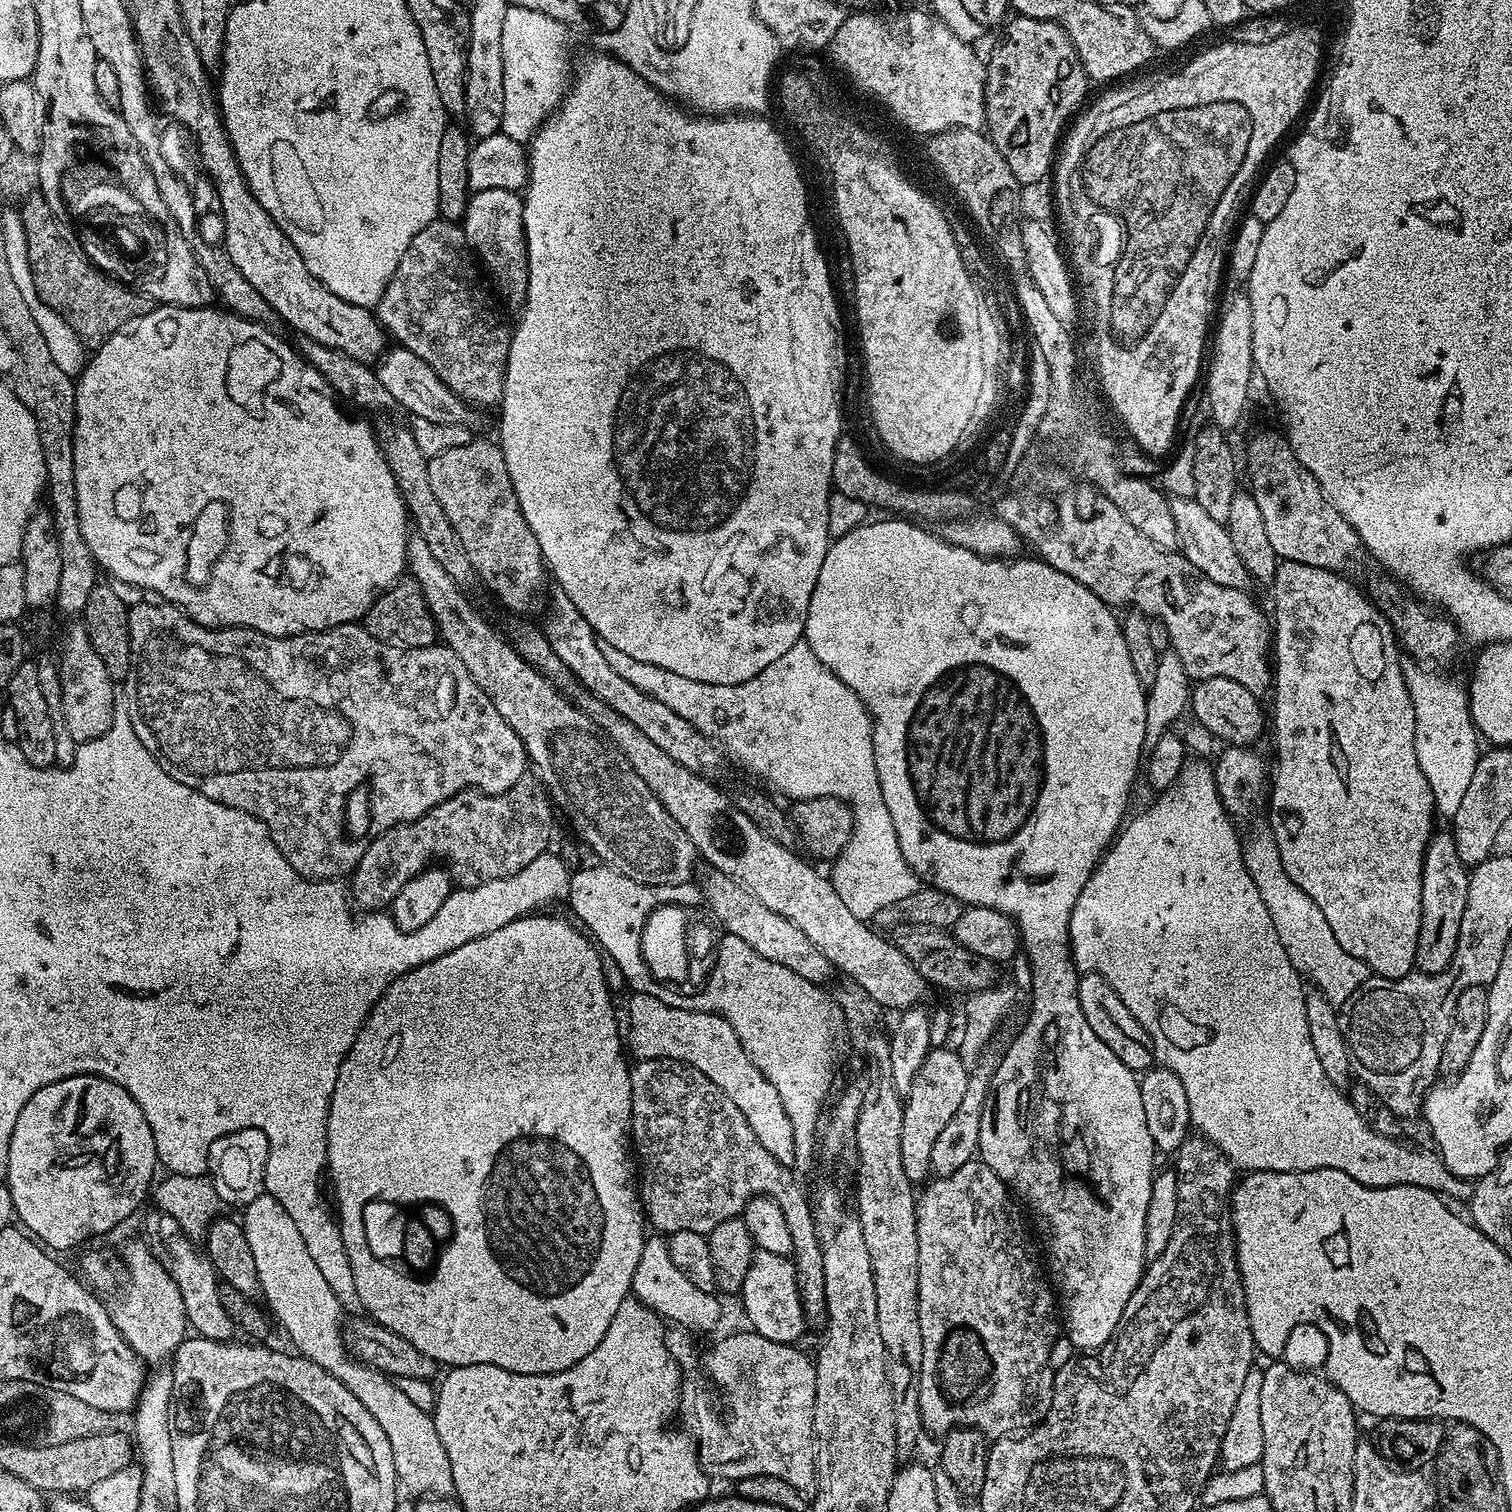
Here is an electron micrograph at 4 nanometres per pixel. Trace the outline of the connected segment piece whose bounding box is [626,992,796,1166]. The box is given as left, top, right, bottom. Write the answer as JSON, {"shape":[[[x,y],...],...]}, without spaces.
{"shape":[[[632,992],[628,1000],[628,1024],[626,1020],[626,1044],[636,1060],[681,1060],[706,1074],[738,1110],[750,1122],[750,1130],[774,1154],[778,1163],[785,1166],[796,1164],[794,1148],[794,1126],[790,1126],[790,1118],[786,1114],[786,1106],[782,1106],[782,1098],[778,1098],[778,1090],[770,1086],[770,1082],[750,1062],[738,1034],[720,1016],[713,1012],[686,1010],[678,1006],[670,1006],[658,998],[645,992]]]}

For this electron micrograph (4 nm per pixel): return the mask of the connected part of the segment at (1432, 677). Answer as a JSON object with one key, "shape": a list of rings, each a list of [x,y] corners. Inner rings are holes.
{"shape":[[[1420,666],[1412,667],[1416,668],[1409,667],[1405,671],[1404,681],[1410,694],[1410,702],[1414,706],[1416,719],[1414,750],[1418,754],[1418,766],[1422,766],[1422,774],[1426,774],[1426,782],[1430,782],[1430,790],[1436,798],[1437,813],[1451,814],[1458,810],[1458,806],[1462,803],[1462,794],[1466,794],[1466,789],[1470,786],[1470,778],[1474,778],[1474,766],[1480,761],[1482,755],[1482,747],[1480,748],[1482,740],[1472,721],[1465,685],[1451,680],[1448,676],[1439,676],[1436,673],[1439,671],[1425,670]]]}

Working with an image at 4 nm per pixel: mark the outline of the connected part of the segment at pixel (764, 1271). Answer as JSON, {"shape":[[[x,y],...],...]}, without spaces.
{"shape":[[[759,1250],[753,1251],[750,1268],[746,1270],[746,1280],[742,1282],[738,1296],[739,1299],[744,1299],[744,1312],[748,1315],[749,1322],[752,1323],[749,1324],[751,1331],[756,1332],[762,1338],[770,1338],[770,1342],[791,1345],[797,1343],[796,1339],[804,1332],[806,1317],[796,1281],[796,1265],[789,1257]]]}

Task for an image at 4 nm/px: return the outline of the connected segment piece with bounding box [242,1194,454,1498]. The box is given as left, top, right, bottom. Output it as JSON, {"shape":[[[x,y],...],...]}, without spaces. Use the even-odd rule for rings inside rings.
{"shape":[[[271,1194],[254,1198],[254,1202],[243,1205],[242,1208],[246,1242],[250,1242],[250,1254],[254,1254],[254,1270],[258,1270],[260,1292],[268,1299],[267,1311],[274,1314],[275,1323],[277,1320],[284,1327],[285,1334],[292,1339],[292,1344],[296,1347],[293,1349],[299,1355],[305,1356],[310,1362],[321,1364],[331,1376],[342,1382],[342,1386],[346,1386],[346,1390],[350,1390],[350,1394],[354,1394],[354,1398],[358,1398],[358,1402],[362,1402],[362,1406],[366,1406],[366,1410],[370,1410],[370,1414],[374,1414],[378,1426],[382,1426],[386,1439],[390,1442],[390,1454],[394,1454],[394,1470],[399,1487],[403,1491],[405,1488],[406,1491],[413,1492],[408,1494],[416,1498],[451,1497],[454,1493],[454,1474],[450,1474],[450,1458],[446,1458],[446,1446],[442,1446],[442,1438],[438,1438],[438,1430],[431,1415],[418,1410],[418,1406],[414,1406],[414,1402],[410,1402],[410,1398],[406,1398],[406,1394],[402,1394],[402,1390],[398,1390],[398,1386],[394,1386],[384,1373],[367,1368],[365,1364],[348,1355],[344,1347],[342,1319],[340,1320],[342,1309],[338,1298],[334,1298],[334,1290],[330,1290],[314,1258],[310,1258],[306,1242],[302,1242],[302,1234],[298,1234],[298,1226],[294,1226],[288,1209],[289,1205],[285,1201],[283,1204],[278,1197]]]}

